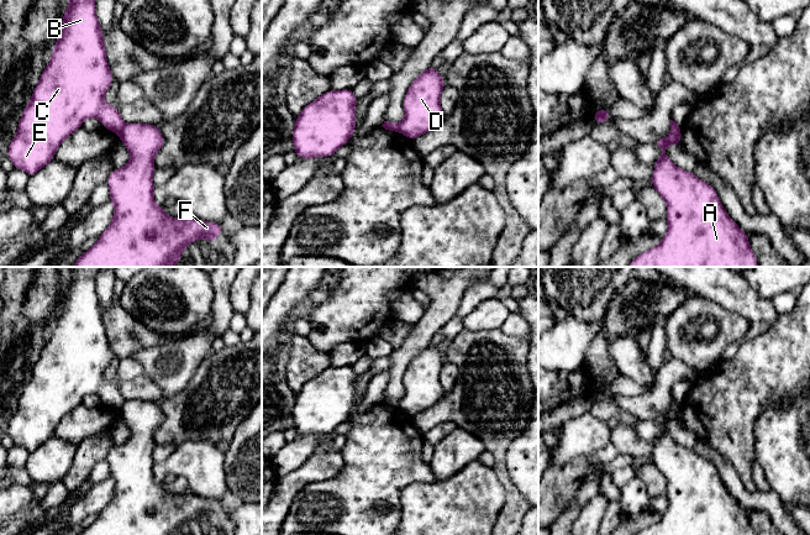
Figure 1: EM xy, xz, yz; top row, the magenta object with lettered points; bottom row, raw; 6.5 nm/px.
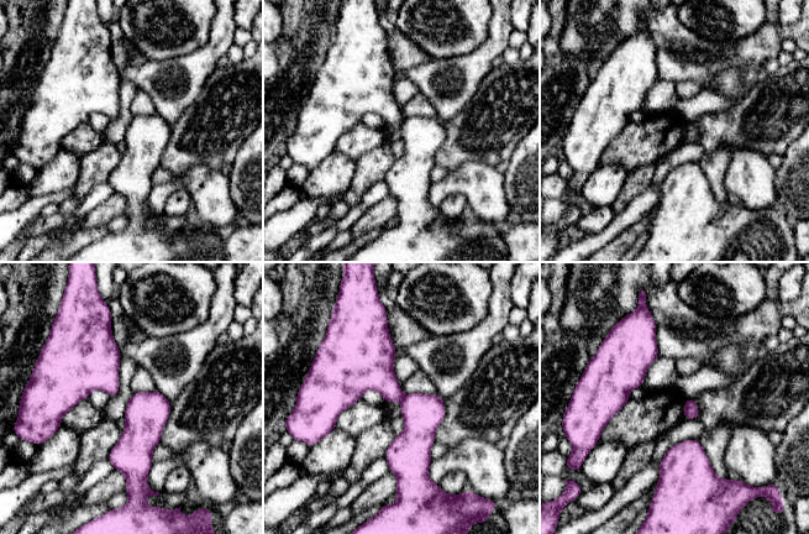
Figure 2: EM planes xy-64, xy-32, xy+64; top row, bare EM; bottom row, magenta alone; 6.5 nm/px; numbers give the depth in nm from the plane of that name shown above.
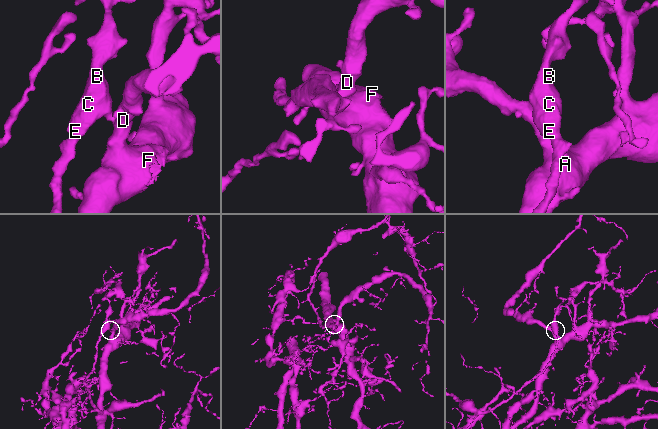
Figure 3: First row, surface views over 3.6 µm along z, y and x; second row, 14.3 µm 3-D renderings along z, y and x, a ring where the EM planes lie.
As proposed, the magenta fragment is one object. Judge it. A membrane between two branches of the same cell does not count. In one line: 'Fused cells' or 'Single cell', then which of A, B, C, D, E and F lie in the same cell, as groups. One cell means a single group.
Fused cells. Groups: A D F / B C E

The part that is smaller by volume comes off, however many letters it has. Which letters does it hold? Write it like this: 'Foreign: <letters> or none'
Foreign: B, C, E

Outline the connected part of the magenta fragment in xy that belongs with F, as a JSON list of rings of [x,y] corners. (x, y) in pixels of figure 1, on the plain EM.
[[[140,399],[127,400],[119,411],[131,435],[127,441],[112,447],[107,453],[114,495],[99,513],[98,519],[79,535],[183,535],[183,526],[189,520],[200,515],[205,515],[207,519],[216,518],[217,513],[223,510],[222,502],[201,498],[190,491],[174,495],[156,481],[153,473],[156,463],[152,458],[156,444],[154,432],[164,420],[158,404]]]

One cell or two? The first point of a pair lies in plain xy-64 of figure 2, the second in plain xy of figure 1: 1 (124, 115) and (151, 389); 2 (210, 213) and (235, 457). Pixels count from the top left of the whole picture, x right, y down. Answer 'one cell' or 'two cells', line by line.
1: two cells
2: two cells

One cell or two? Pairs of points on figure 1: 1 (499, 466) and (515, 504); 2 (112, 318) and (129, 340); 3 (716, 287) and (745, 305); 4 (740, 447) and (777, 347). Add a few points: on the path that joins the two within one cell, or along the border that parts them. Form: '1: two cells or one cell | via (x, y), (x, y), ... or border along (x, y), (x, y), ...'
1: one cell | via (503, 476), (511, 494)
2: one cell | via (117, 323), (126, 335)
3: one cell | via (724, 287), (737, 298)
4: one cell | via (740, 423), (740, 395), (763, 372)

